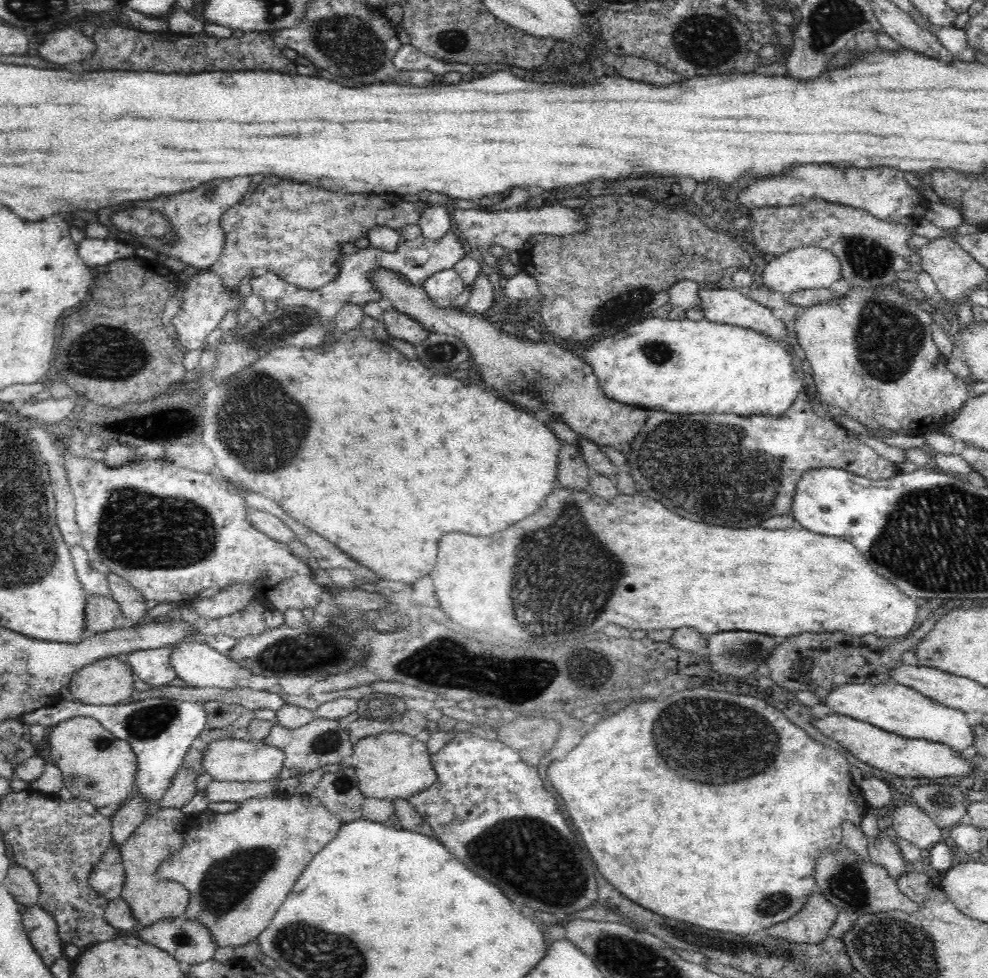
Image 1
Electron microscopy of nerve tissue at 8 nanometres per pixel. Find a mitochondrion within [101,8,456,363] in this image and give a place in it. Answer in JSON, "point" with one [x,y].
{"point":[349,42]}

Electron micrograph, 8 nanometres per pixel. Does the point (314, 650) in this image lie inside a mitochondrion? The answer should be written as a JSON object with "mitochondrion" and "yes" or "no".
{"mitochondrion":"yes"}

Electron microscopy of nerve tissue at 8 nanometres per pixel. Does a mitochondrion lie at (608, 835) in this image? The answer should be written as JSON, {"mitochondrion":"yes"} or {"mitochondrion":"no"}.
{"mitochondrion":"no"}

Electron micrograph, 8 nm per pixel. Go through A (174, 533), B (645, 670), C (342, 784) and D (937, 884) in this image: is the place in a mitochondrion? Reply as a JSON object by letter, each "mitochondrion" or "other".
{"A":"mitochondrion","B":"other","C":"mitochondrion","D":"other"}

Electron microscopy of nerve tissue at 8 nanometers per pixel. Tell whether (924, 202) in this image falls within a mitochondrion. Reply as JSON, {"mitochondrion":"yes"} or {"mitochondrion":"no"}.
{"mitochondrion":"no"}

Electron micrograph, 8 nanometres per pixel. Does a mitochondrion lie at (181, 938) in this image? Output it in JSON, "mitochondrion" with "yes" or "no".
{"mitochondrion":"yes"}

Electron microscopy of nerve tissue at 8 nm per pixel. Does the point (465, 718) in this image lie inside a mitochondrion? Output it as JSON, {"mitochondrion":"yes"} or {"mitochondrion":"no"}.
{"mitochondrion":"no"}

